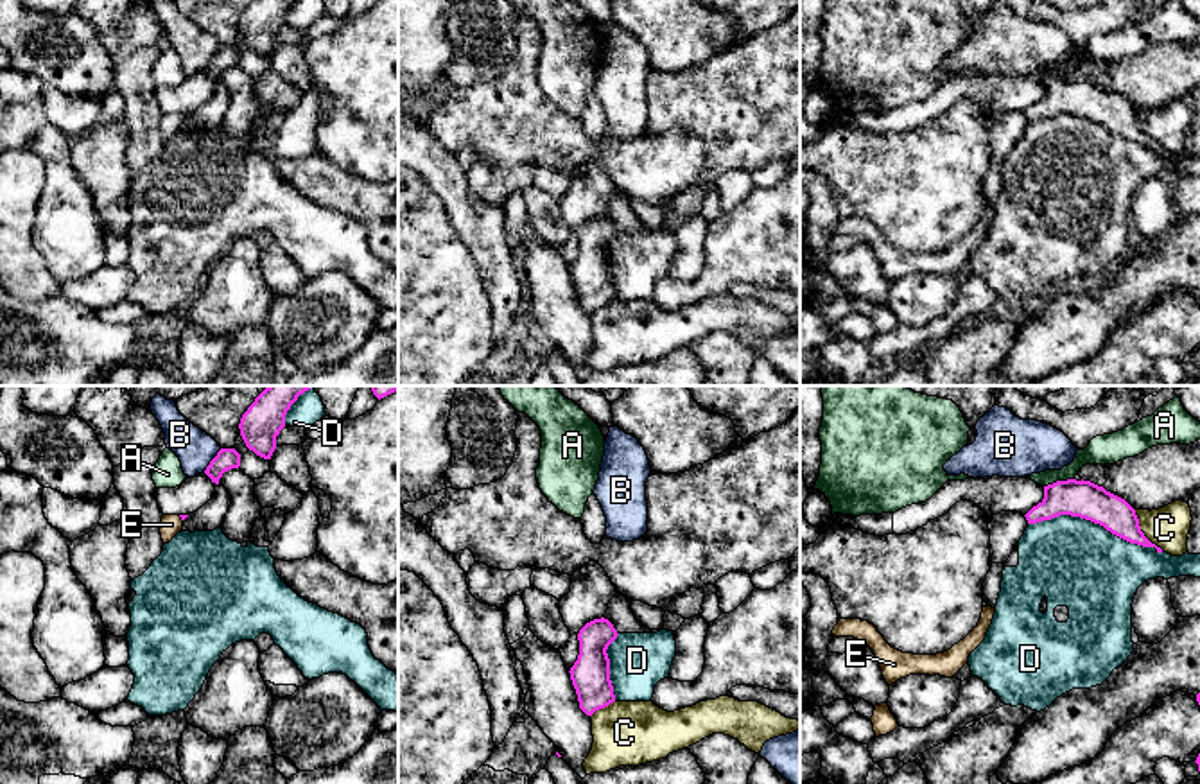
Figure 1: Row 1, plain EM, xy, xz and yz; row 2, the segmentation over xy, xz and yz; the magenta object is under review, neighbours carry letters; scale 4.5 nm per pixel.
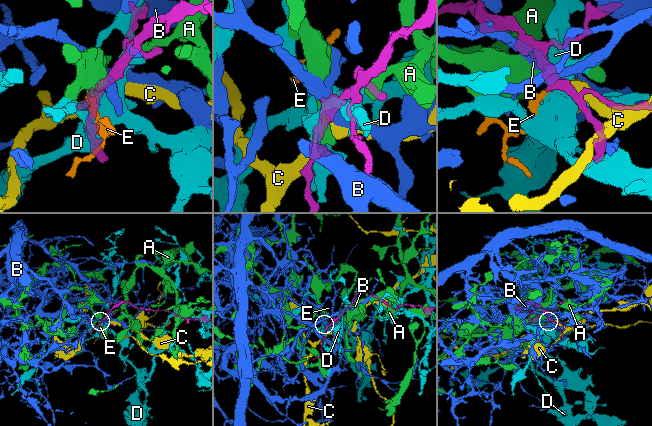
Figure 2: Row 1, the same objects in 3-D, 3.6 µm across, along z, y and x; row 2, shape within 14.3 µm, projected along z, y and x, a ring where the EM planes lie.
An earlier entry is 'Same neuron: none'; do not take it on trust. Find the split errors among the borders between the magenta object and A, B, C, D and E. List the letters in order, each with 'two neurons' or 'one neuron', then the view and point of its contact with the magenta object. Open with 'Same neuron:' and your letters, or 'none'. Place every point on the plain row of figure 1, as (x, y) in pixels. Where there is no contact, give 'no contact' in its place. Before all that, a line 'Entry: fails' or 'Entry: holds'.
Entry: fails
Same neuron: E
A: two neurons; contact yz (1059, 79)
B: two neurons; contact xy (212, 58)
C: two neurons; contact yz (1141, 130)
D: two neurons; contact yz (1096, 121)
E: one neuron; contact xy (182, 117)

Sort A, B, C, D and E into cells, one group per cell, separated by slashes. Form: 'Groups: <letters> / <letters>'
Groups: A / B / C / D / E

